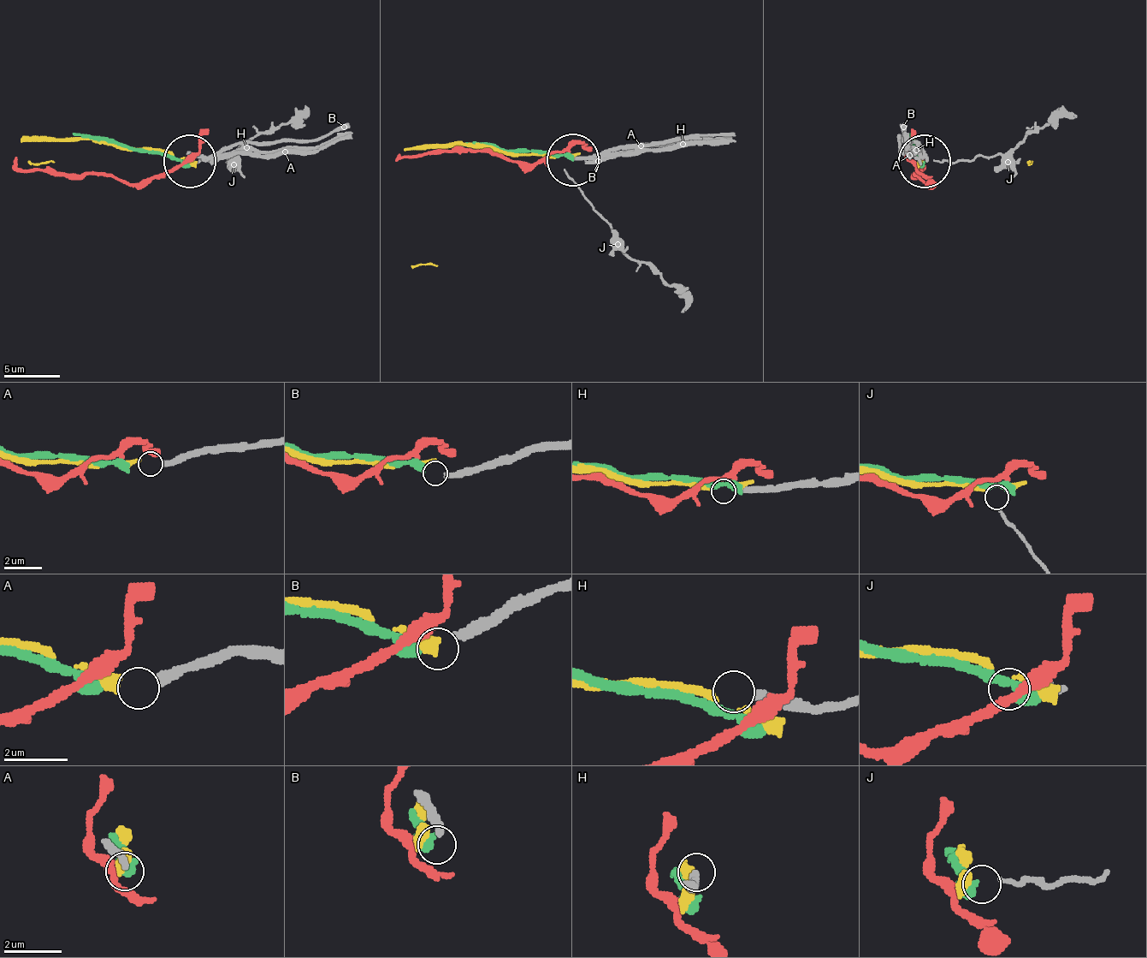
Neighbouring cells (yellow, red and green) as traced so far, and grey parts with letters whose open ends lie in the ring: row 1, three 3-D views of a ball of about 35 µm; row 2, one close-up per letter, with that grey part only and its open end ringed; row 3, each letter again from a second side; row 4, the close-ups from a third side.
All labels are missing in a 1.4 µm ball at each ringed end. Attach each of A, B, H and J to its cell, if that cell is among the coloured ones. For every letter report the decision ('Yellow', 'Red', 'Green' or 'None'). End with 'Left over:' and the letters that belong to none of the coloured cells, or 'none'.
A: Yellow
B: Green
H: None
J: None
Left over: H, J

